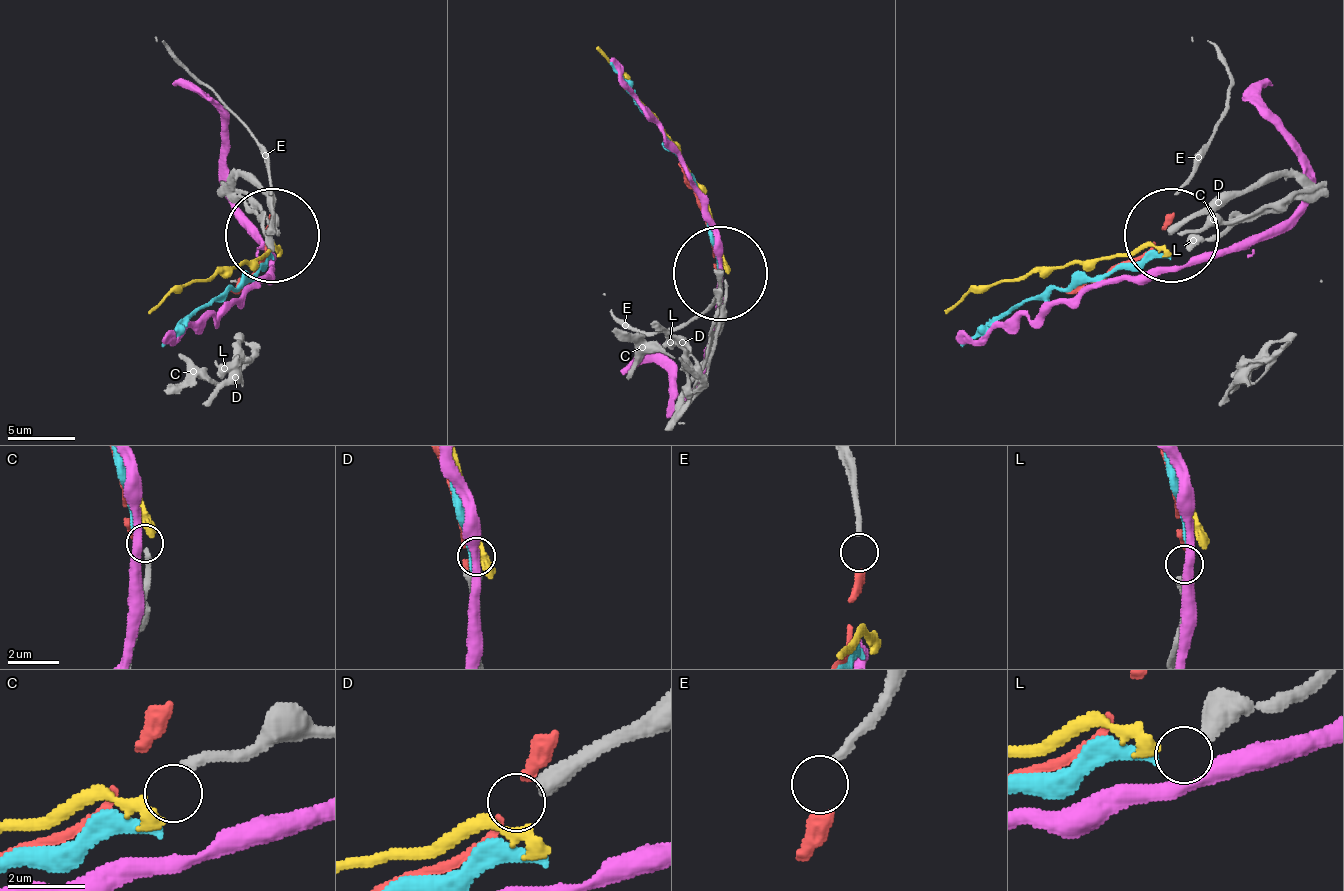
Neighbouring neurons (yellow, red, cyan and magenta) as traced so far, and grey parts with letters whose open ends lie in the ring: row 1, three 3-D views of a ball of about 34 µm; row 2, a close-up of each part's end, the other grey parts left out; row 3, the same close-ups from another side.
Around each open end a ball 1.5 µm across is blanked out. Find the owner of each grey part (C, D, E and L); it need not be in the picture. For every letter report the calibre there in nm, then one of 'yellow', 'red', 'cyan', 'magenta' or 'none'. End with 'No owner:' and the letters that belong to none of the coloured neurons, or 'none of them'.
C: calibre 240 nm; yellow
D: calibre 480 nm; none
E: calibre 200 nm; red
L: calibre 500 nm; cyan
No owner: D

